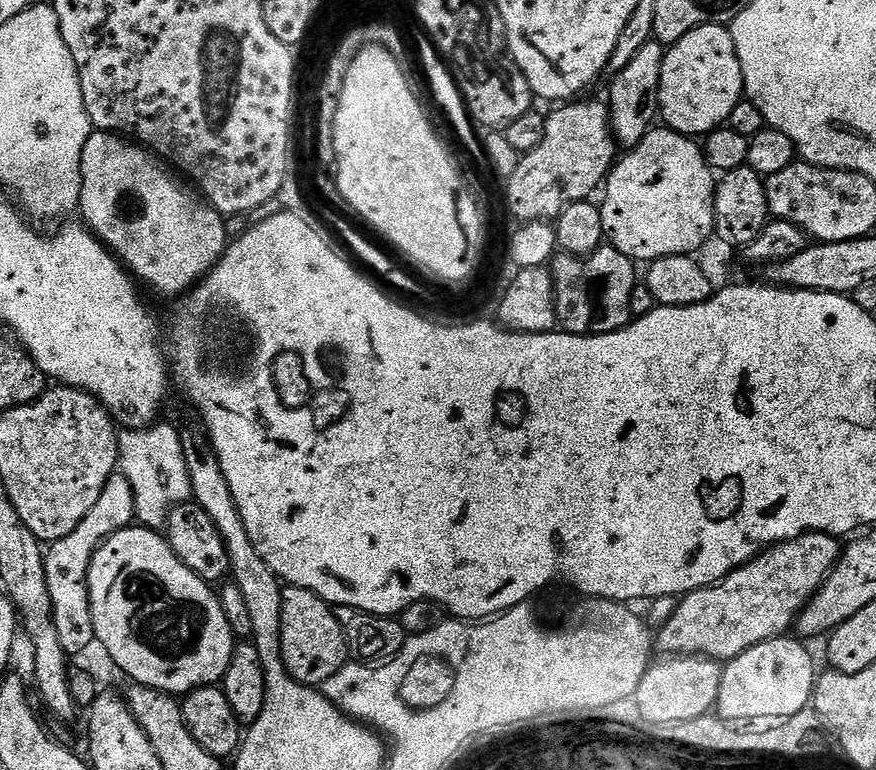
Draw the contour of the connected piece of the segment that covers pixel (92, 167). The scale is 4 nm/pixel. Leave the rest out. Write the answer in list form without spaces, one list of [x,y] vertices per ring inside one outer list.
[[[93,131],[82,150],[80,177],[82,190],[78,212],[84,215],[83,223],[145,289],[153,288],[160,296],[180,298],[195,288],[220,261],[230,243],[225,217],[201,199],[187,183],[179,184],[175,180],[177,177],[153,153],[131,139],[114,132]]]

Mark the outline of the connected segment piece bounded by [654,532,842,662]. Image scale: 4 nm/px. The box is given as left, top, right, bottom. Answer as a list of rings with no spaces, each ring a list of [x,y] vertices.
[[[807,532],[767,548],[717,584],[683,597],[660,633],[655,633],[655,651],[669,657],[702,656],[727,662],[762,642],[777,640],[795,625],[800,611],[828,581],[841,551],[841,541],[829,532]]]

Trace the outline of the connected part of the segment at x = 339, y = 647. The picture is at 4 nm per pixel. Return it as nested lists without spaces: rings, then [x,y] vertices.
[[[285,587],[282,598],[280,653],[286,670],[299,684],[323,686],[331,675],[349,663],[348,643],[333,605],[305,588]]]

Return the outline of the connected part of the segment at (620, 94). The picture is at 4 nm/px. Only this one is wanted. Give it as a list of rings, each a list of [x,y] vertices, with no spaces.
[[[655,42],[642,46],[638,54],[626,66],[626,70],[615,73],[612,79],[612,93],[606,96],[608,114],[612,122],[612,134],[617,145],[627,150],[634,147],[642,138],[651,132],[658,120],[660,110],[660,79],[662,78],[662,62],[666,48]]]

